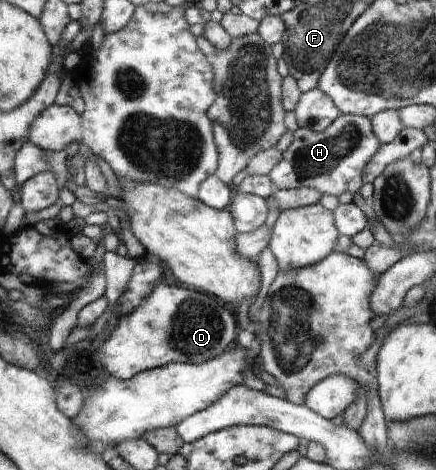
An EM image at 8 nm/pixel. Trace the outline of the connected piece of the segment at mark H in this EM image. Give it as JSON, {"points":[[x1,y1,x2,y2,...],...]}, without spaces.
{"points":[[340,114,323,132,299,126,293,135,293,143,285,149,281,161,268,175,274,188,309,187,319,191,321,195,335,197,345,191,350,191,351,194,360,192,363,171,379,149,379,141,373,133,369,118,356,114]]}

